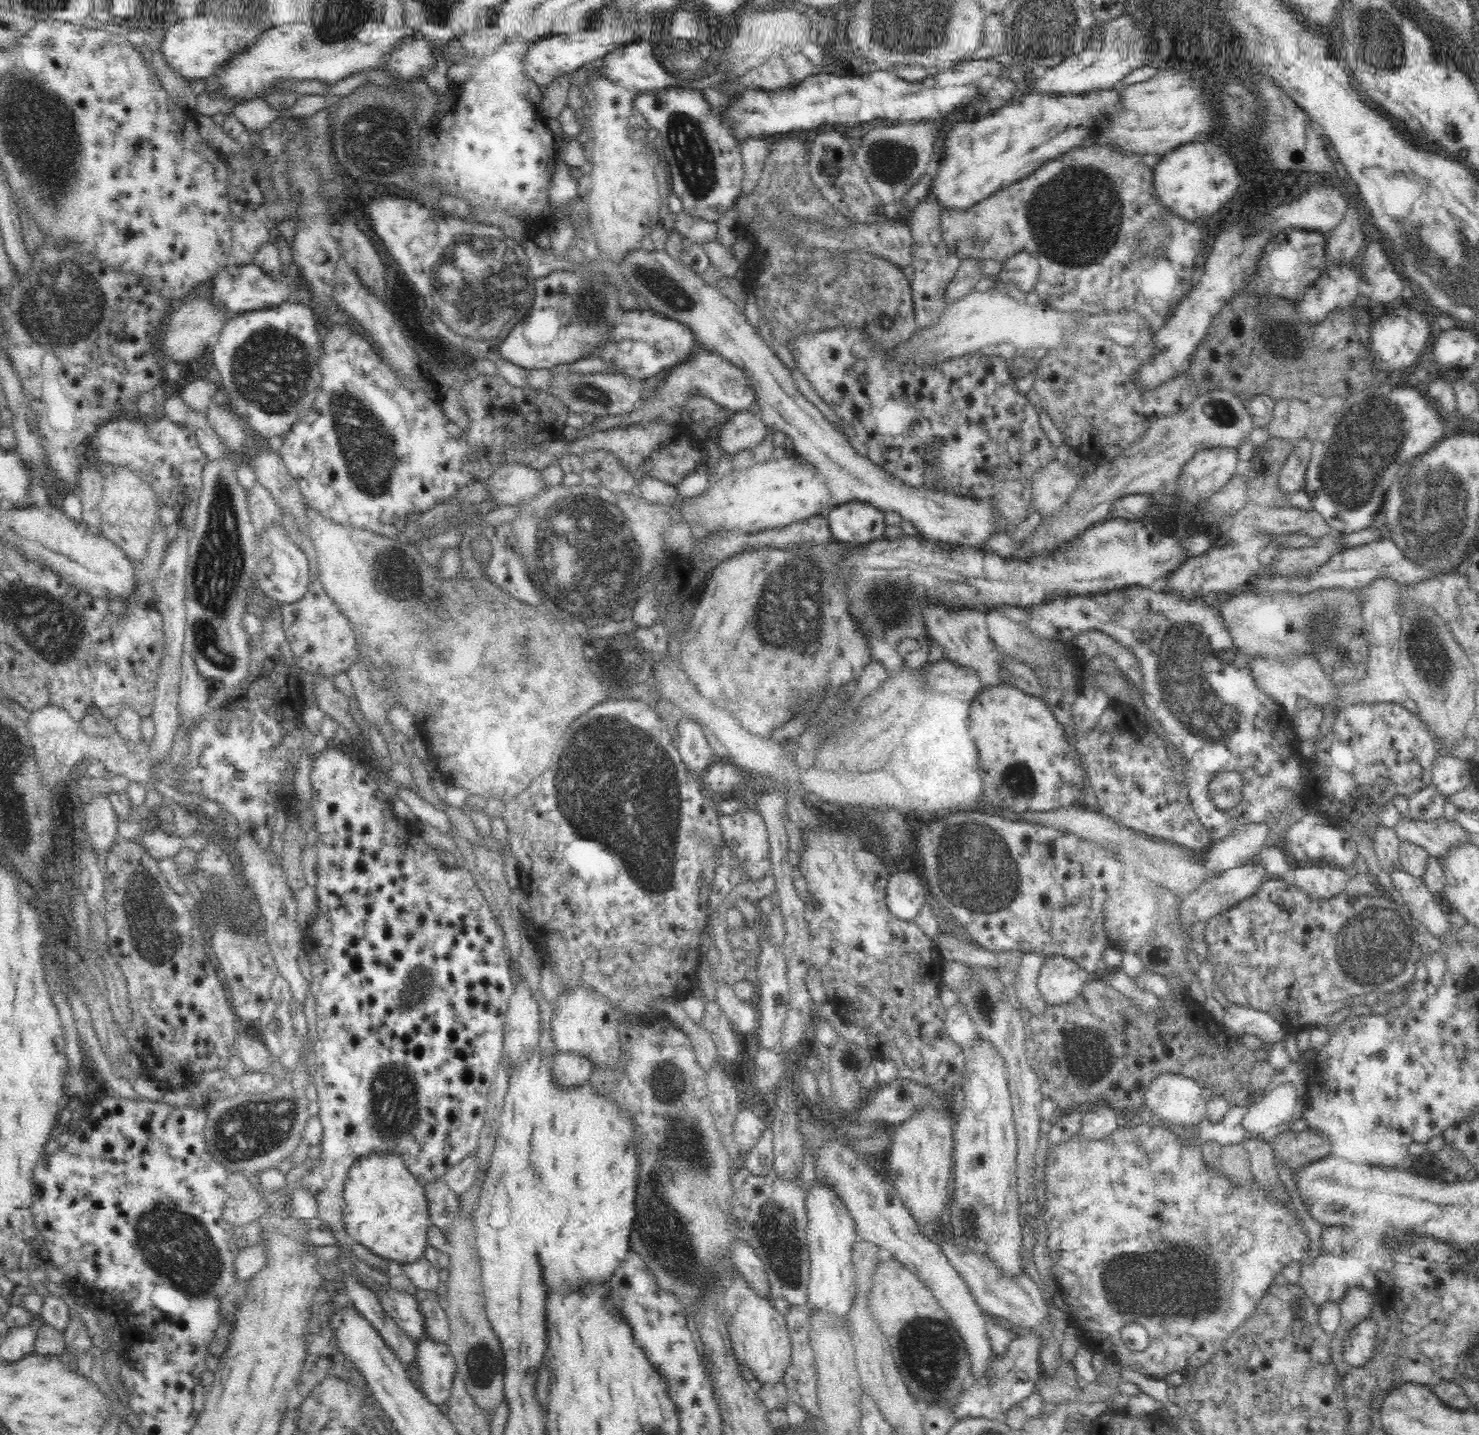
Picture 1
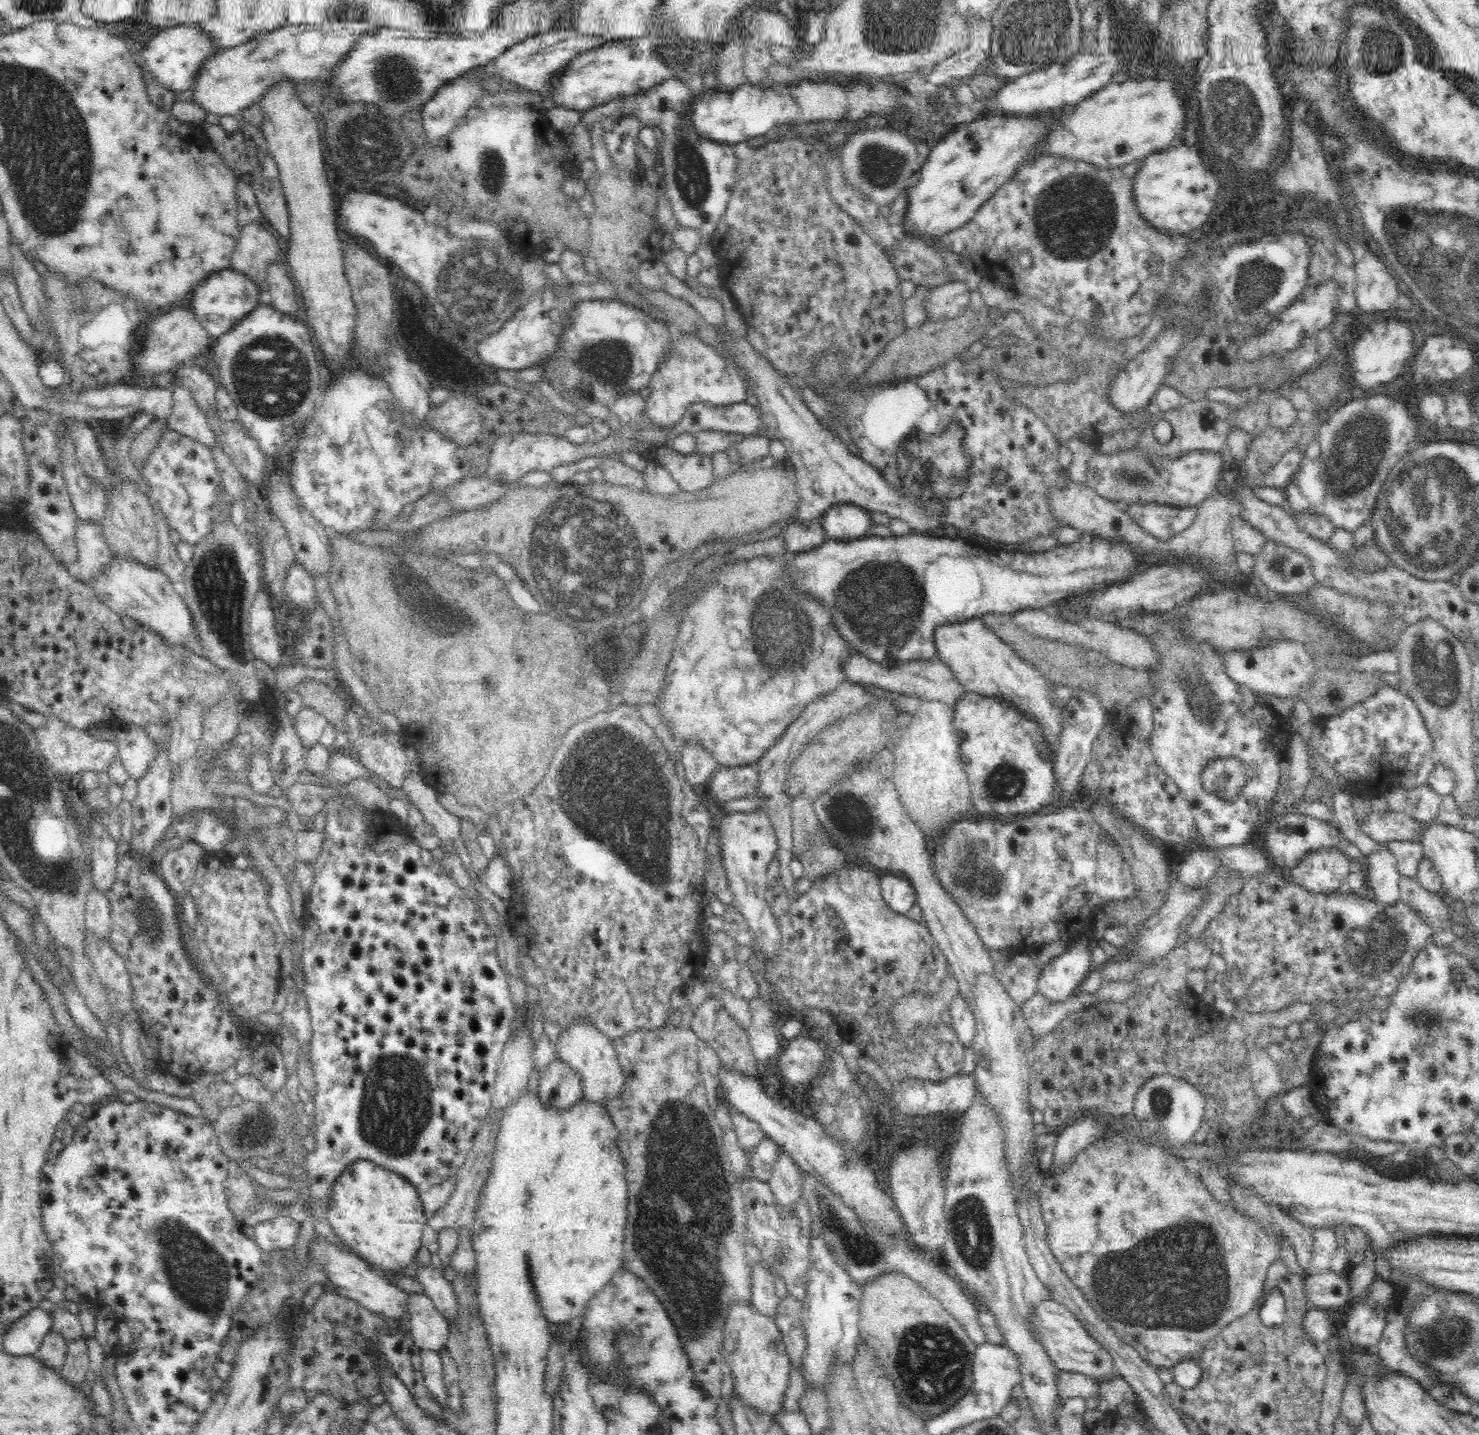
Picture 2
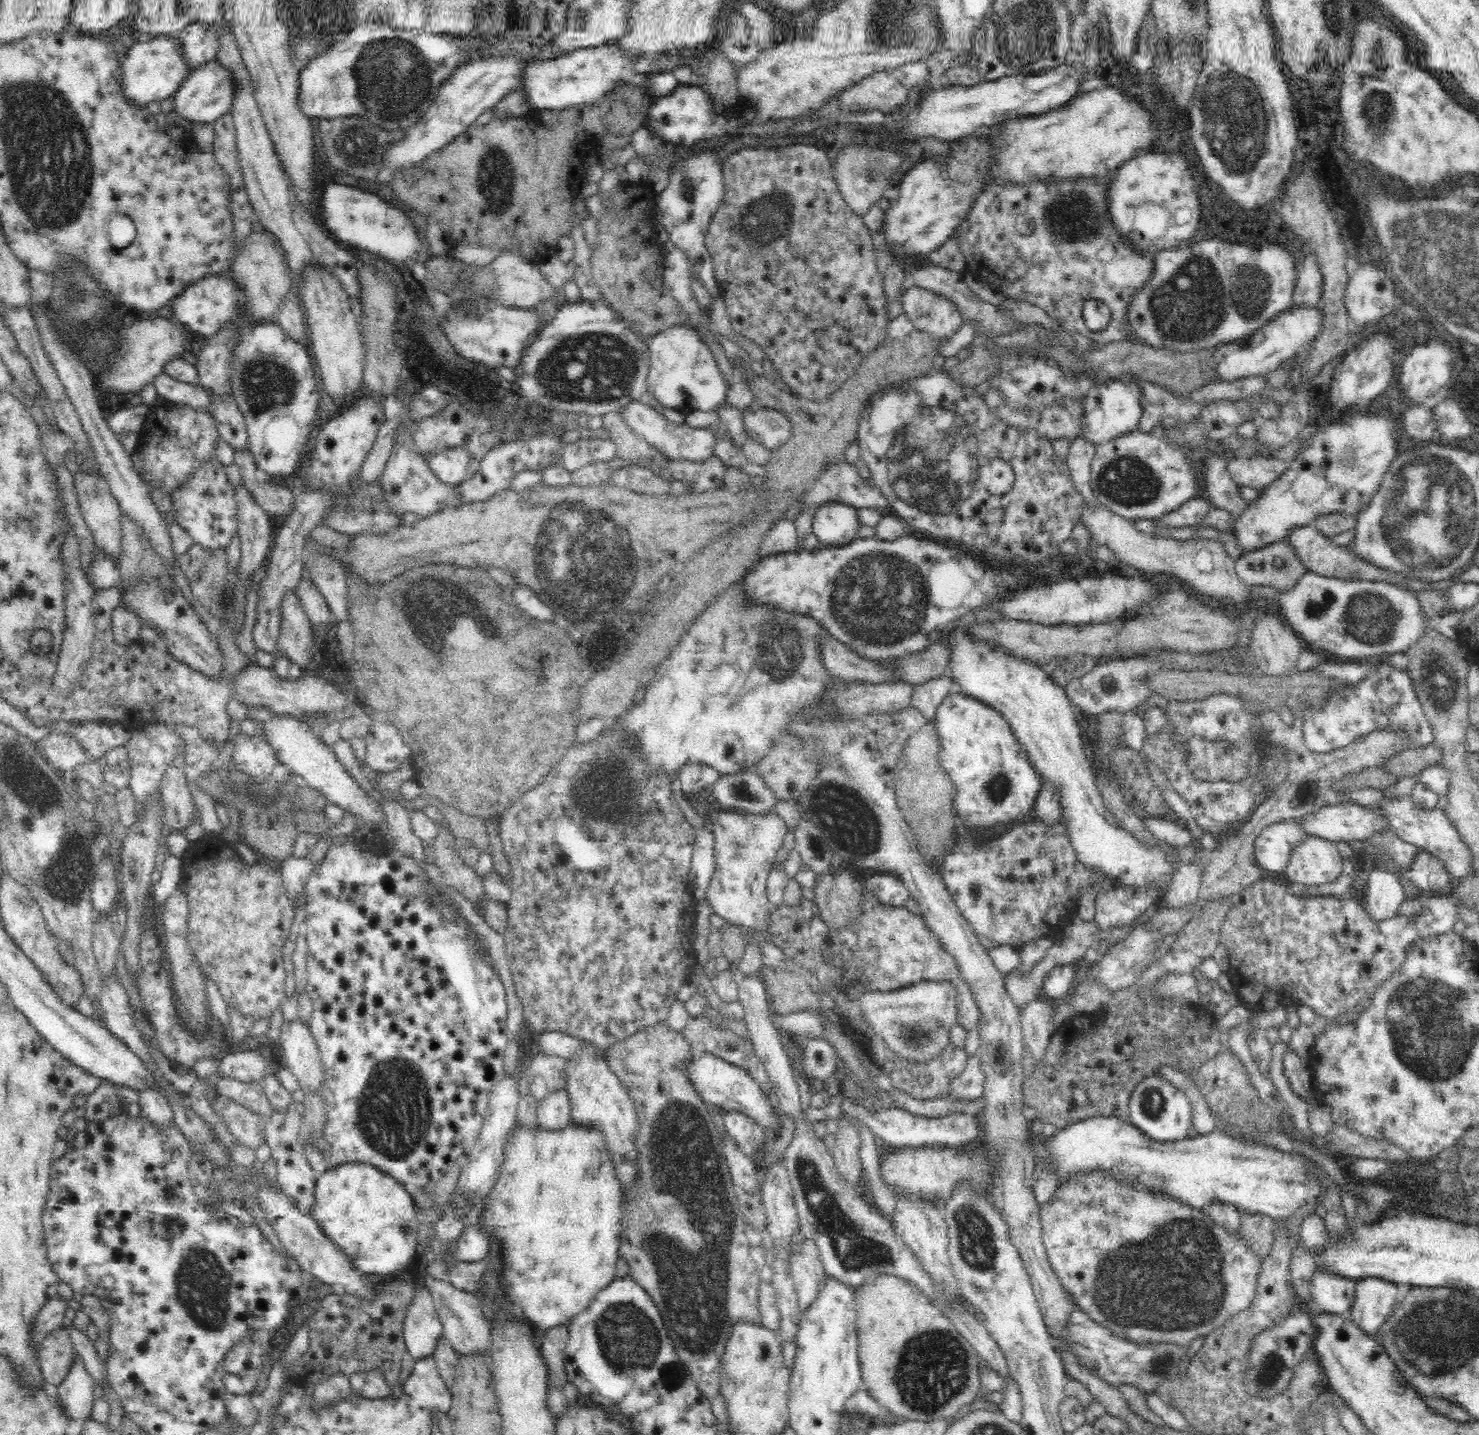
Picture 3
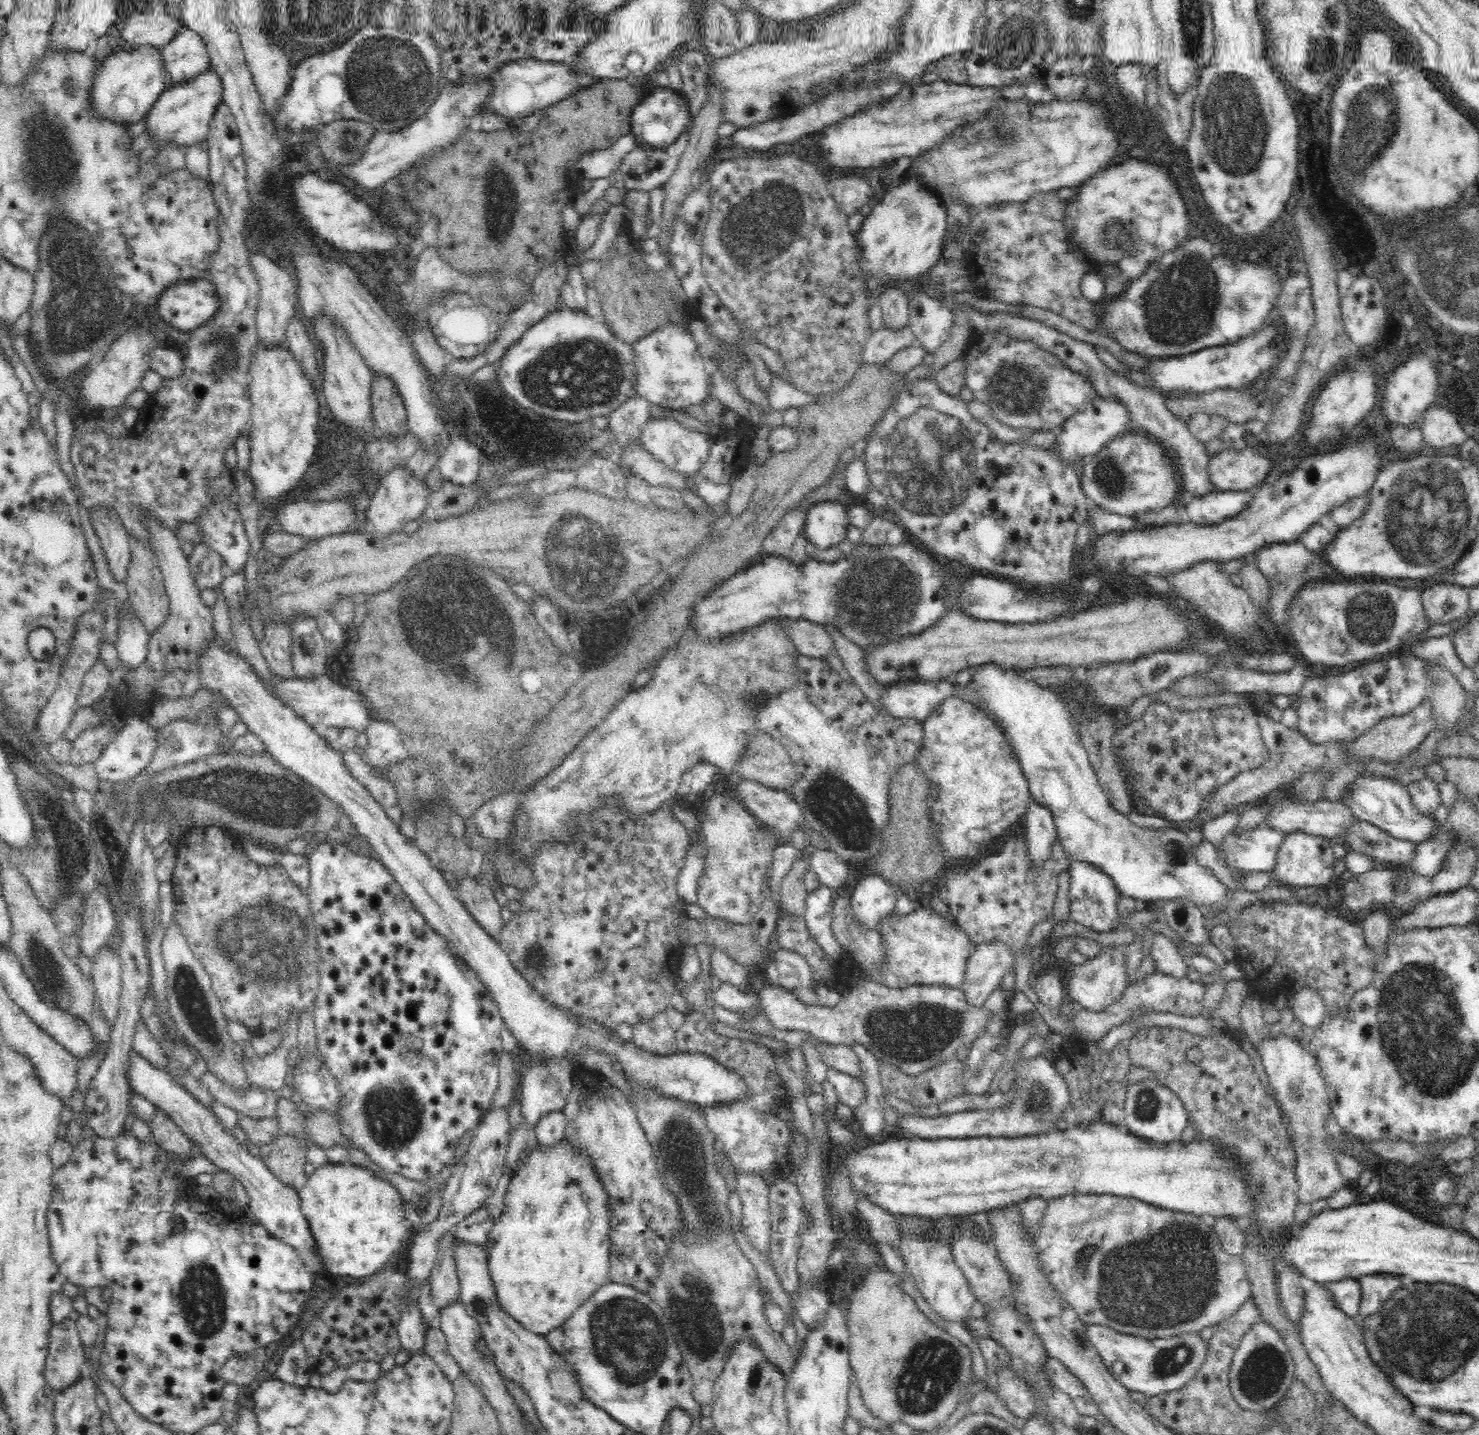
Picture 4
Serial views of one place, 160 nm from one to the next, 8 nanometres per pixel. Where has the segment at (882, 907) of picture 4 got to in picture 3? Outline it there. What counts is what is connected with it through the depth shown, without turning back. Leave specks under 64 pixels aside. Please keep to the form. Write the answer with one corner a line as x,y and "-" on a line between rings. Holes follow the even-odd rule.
894,874
874,875
865,886
884,903
895,907
912,906
911,892
904,881

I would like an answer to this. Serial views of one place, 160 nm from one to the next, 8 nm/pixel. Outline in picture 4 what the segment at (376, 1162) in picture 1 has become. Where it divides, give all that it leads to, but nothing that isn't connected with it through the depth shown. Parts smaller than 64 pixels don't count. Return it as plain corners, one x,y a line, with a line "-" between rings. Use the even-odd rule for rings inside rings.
327,1163
324,1166
316,1169
316,1171
306,1178
304,1184
299,1188
299,1195
302,1198
302,1211
306,1219
310,1221
312,1232
315,1234
316,1240
319,1243
319,1250
323,1253
323,1258
326,1258
327,1270
332,1272
333,1277
342,1277
342,1278
355,1278
355,1279
367,1279
370,1276
376,1274
378,1270
382,1270
388,1262
396,1260
404,1248
408,1244
412,1244
412,1237
415,1236
417,1232
417,1227
412,1225
408,1220
406,1220
406,1202
402,1199
399,1190
396,1187
392,1186
388,1180
385,1180
383,1176
378,1176
374,1170
366,1168
362,1165
354,1164
341,1164
341,1163

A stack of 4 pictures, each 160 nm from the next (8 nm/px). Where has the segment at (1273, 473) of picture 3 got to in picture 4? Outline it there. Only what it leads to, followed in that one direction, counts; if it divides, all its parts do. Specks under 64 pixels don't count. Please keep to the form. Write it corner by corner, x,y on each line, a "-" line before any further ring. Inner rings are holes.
1240,446
1214,454
1210,463
1213,483
1220,491
1254,491
1264,483
1274,462
1258,450

